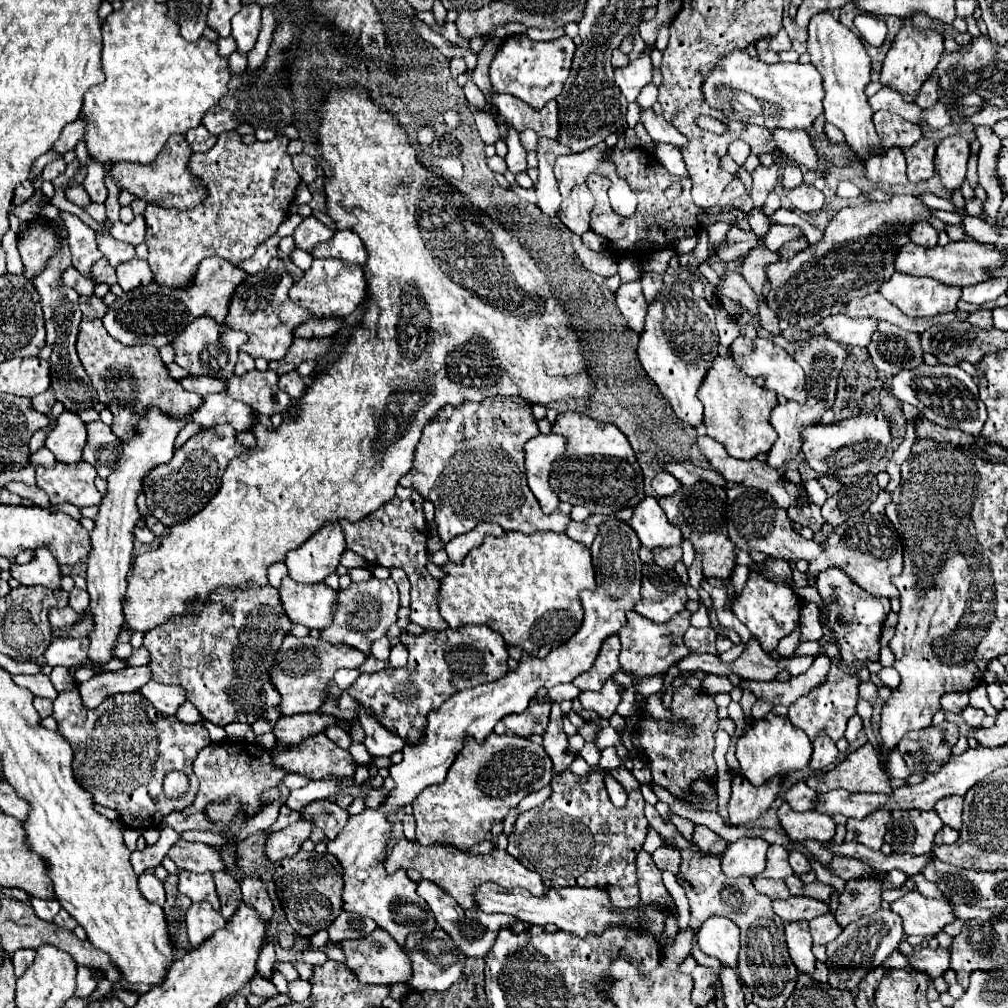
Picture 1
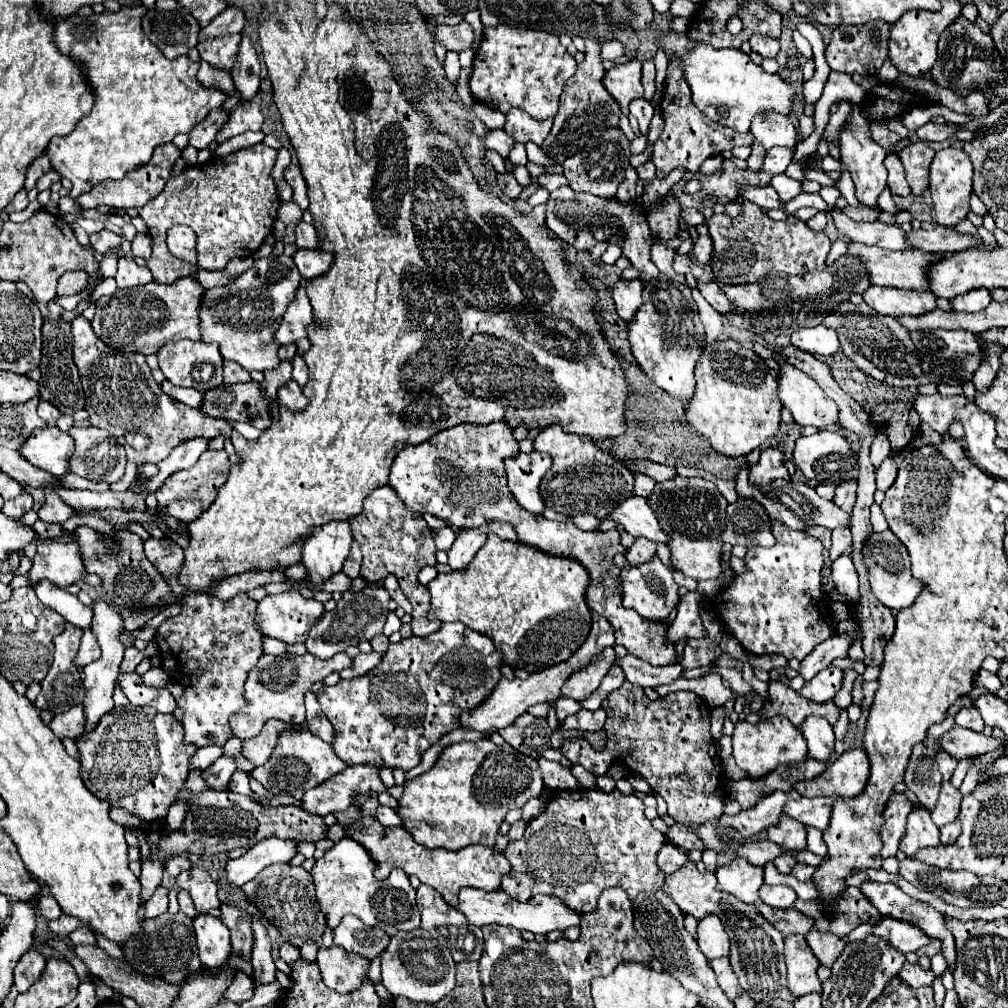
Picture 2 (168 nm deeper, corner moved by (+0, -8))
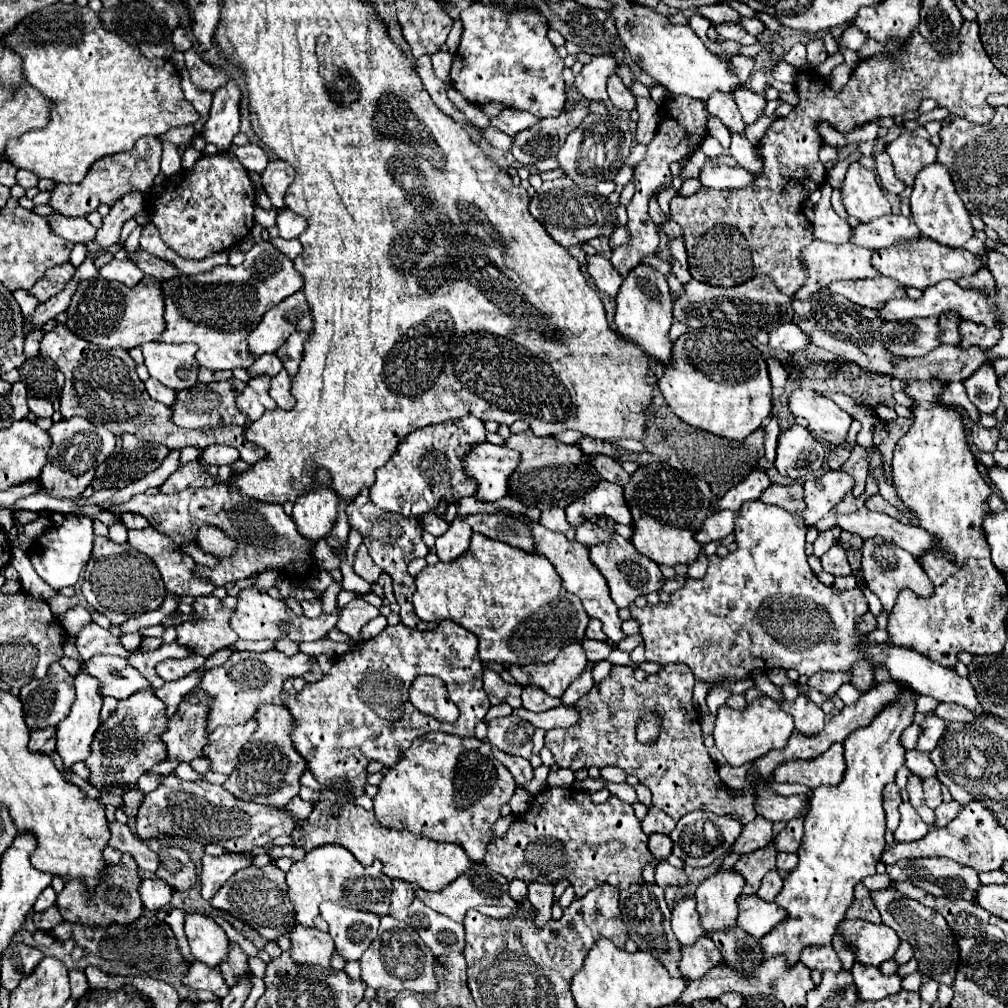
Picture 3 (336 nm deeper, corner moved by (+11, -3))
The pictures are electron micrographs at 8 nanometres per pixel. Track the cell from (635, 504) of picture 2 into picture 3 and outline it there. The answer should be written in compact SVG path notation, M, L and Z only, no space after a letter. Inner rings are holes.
M600 482L596 488L592 488L592 492L588 492L584 498L572 502L566 508L566 520L572 526L580 526L592 516L608 516L618 524L632 526L632 516L624 502L622 486Z

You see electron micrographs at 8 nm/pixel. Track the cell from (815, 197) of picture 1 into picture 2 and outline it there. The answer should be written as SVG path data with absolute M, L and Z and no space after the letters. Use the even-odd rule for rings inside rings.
M767 185L767 187L745 187L741 197L757 203L761 209L785 209L785 203L779 199L777 191L771 185Z

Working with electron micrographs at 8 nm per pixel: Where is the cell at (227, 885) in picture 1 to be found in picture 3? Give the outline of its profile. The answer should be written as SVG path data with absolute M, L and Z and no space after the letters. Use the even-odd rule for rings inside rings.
M230 944L230 954L228 954L228 960L224 964L220 964L220 972L226 980L226 984L232 988L234 984L238 984L240 978L246 978L248 976L248 956L246 952L238 946L238 944Z

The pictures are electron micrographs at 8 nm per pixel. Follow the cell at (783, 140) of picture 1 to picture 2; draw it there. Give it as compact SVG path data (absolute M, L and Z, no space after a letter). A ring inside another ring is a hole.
M769 113L765 119L755 117L751 123L751 133L765 149L771 149L773 145L787 149L797 147L797 129L789 121L789 117L781 117L777 113Z

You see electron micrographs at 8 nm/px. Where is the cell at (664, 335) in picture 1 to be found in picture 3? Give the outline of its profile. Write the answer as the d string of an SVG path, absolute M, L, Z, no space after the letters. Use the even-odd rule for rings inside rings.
M638 264L628 272L616 296L616 326L624 338L636 342L654 360L662 364L672 362L672 342L668 340L672 326L672 294L664 274L648 264Z

